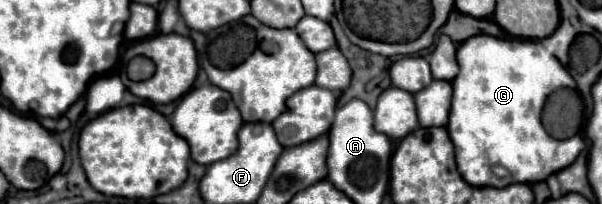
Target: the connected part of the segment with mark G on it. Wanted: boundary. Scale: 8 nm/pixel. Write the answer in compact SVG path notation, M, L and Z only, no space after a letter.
M478 34L458 46L460 74L452 80L454 96L451 100L448 134L456 148L458 170L468 184L494 188L504 188L514 182L536 184L546 180L550 174L568 168L584 148L584 140L580 135L566 140L546 136L546 130L540 120L546 96L554 88L570 88L570 84L574 84L574 78L566 72L566 68L562 68L562 64L558 64L556 56L546 52L546 46L542 42L544 39L521 40Z

